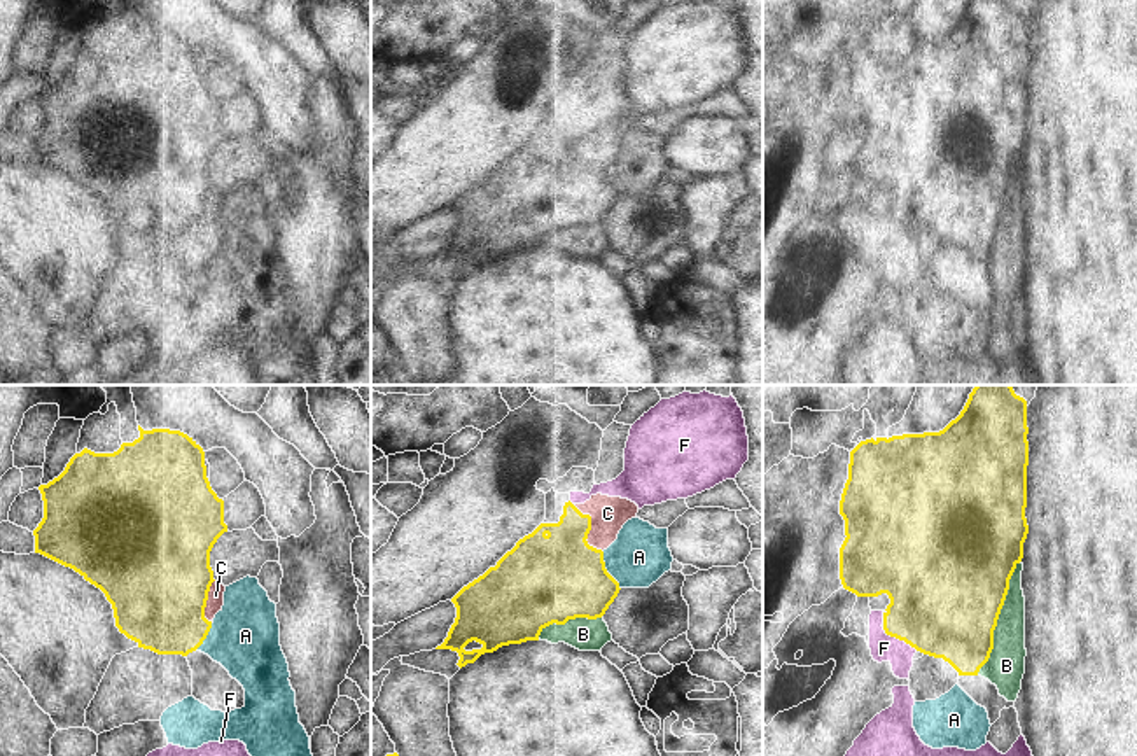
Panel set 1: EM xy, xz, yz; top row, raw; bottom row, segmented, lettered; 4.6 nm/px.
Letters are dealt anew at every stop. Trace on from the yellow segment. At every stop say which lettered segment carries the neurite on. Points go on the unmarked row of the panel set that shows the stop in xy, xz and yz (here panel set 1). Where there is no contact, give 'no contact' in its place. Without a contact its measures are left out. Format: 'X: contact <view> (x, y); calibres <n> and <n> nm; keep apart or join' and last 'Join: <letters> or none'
A: contact xz (606, 179); calibres 400 and 280 nm; keep apart
B: contact yz (997, 226); calibres 500 and 180 nm; keep apart
C: contact xz (590, 137); calibres 380 and 160 nm; keep apart
F: contact yz (899, 247); calibres 480 and 130 nm; keep apart
Join: none

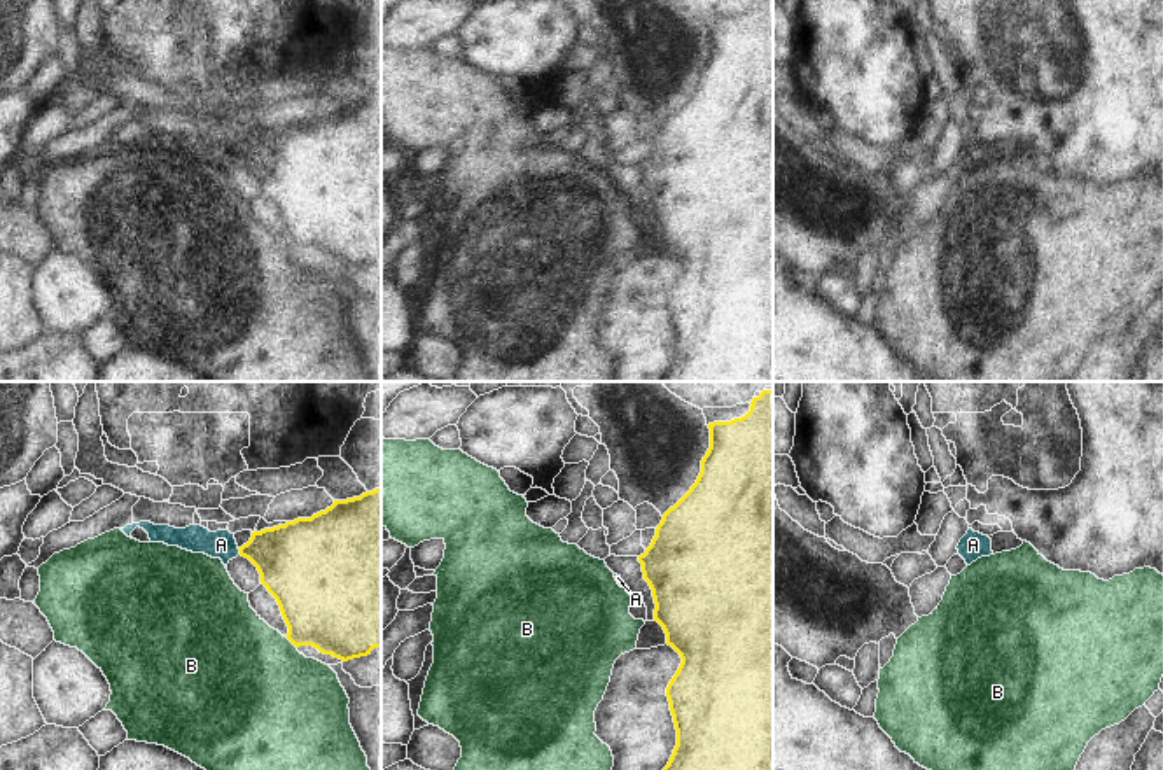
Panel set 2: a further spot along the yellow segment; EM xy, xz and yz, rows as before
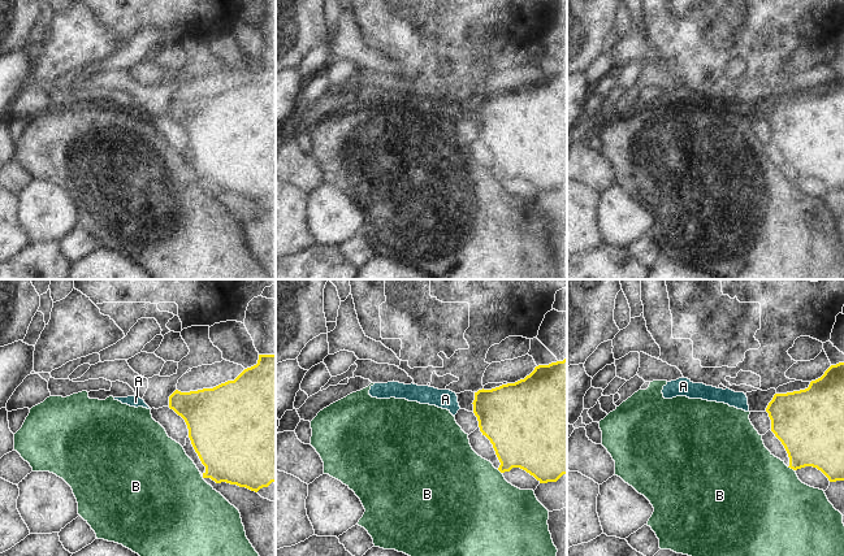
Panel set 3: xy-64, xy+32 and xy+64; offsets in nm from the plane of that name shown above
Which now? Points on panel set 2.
A: contact xy (240, 160); calibres 320 and 130 nm; keep apart
B: contact xy (291, 249); calibres 440 and 500 nm; keep apart
Join: none

